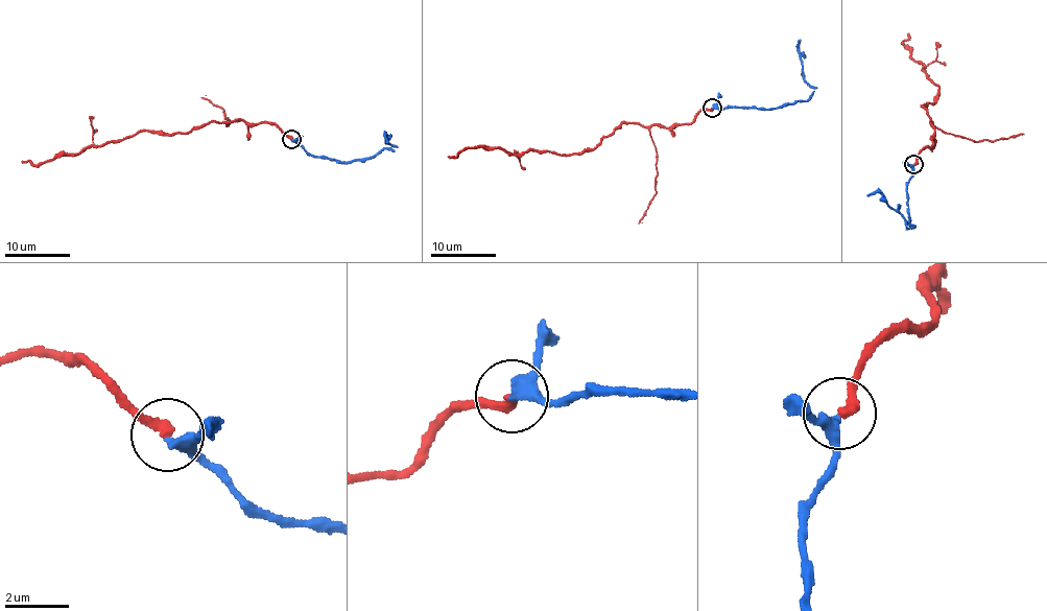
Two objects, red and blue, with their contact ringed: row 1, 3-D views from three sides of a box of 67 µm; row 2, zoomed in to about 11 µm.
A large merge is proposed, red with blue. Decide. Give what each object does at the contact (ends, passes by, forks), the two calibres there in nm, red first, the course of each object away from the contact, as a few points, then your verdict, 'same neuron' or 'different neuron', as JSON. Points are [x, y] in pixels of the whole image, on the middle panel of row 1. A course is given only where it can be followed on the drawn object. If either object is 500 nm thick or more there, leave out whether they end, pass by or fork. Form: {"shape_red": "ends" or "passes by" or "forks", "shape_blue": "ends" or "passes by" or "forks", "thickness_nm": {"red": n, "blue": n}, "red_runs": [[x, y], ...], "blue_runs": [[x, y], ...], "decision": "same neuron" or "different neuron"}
{"shape_red": "ends", "shape_blue": "passes by", "thickness_nm": {"red": 320, "blue": 320}, "red_runs": [[713, 109], [689, 123], [628, 122], [595, 147], [570, 155], [473, 147], [447, 157]], "blue_runs": [[713, 109], [769, 109], [805, 100], [815, 89], [805, 80], [798, 41]], "decision": "same neuron"}

